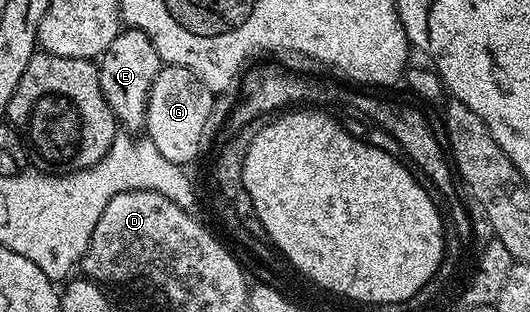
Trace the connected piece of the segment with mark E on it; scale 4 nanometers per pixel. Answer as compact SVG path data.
M121 28L120 34L106 47L106 51L98 58L100 86L108 106L117 122L125 130L143 130L148 120L148 96L152 94L152 84L162 67L162 62L154 43L140 29Z

